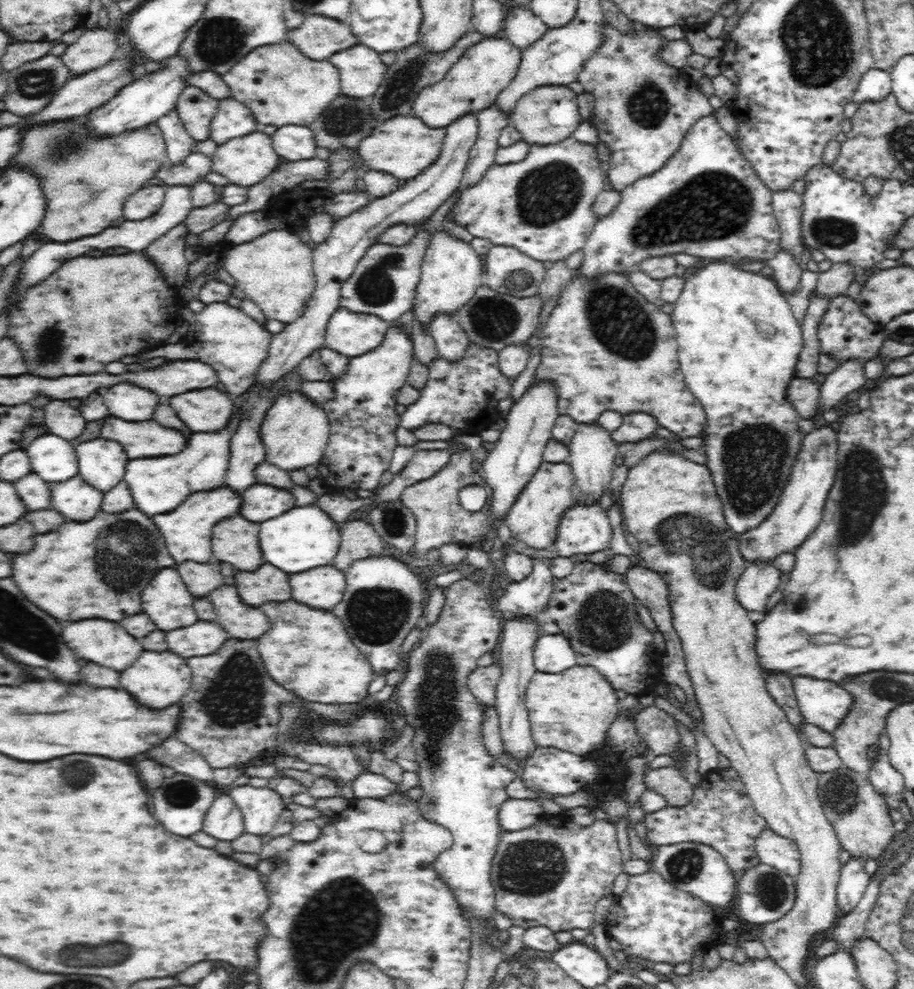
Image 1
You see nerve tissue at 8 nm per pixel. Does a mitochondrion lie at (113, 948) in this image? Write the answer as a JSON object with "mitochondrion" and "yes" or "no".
{"mitochondrion":"yes"}

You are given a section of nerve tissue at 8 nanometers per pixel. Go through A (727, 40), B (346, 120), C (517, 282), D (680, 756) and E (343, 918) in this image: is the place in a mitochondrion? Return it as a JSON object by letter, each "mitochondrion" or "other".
{"A":"other","B":"mitochondrion","C":"mitochondrion","D":"other","E":"mitochondrion"}

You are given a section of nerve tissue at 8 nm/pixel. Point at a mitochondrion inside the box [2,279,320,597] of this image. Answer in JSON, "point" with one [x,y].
{"point":[48,346]}

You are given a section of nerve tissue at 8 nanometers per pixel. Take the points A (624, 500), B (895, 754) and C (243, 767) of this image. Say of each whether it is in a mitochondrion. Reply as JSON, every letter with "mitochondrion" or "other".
{"A":"other","B":"other","C":"other"}

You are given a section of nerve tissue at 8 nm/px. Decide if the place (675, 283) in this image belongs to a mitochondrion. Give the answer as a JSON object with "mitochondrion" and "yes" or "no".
{"mitochondrion":"no"}

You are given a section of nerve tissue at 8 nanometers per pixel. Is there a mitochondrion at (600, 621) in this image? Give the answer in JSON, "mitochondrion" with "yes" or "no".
{"mitochondrion":"yes"}

